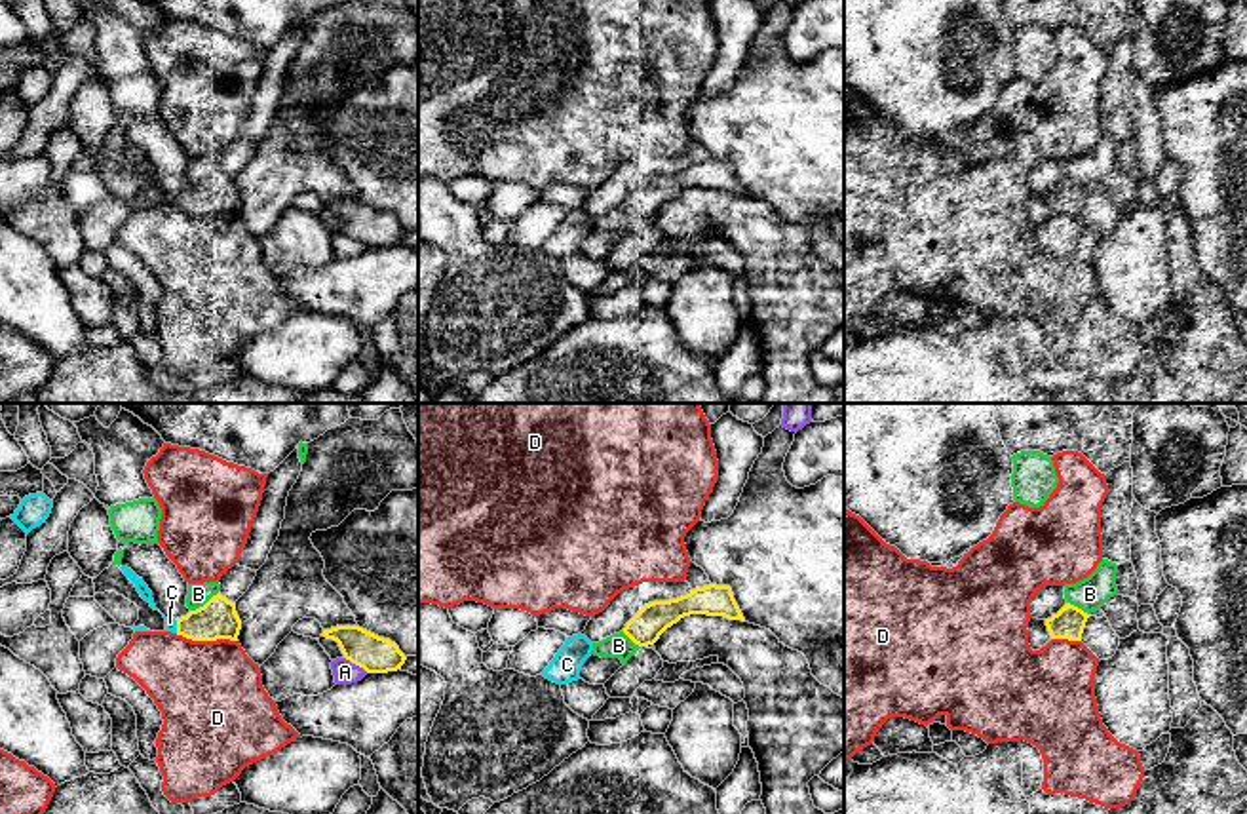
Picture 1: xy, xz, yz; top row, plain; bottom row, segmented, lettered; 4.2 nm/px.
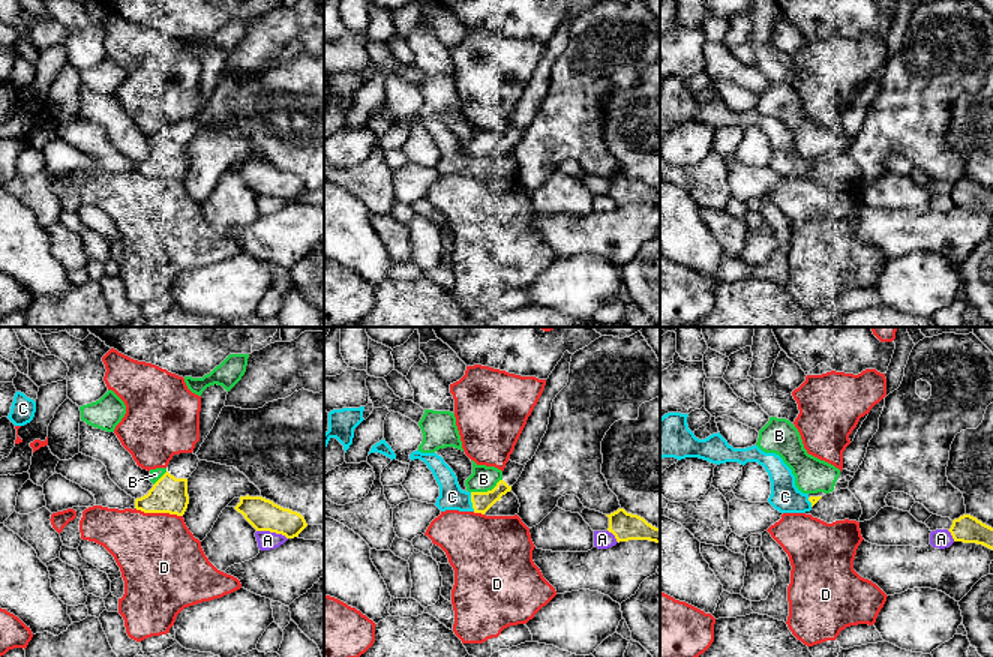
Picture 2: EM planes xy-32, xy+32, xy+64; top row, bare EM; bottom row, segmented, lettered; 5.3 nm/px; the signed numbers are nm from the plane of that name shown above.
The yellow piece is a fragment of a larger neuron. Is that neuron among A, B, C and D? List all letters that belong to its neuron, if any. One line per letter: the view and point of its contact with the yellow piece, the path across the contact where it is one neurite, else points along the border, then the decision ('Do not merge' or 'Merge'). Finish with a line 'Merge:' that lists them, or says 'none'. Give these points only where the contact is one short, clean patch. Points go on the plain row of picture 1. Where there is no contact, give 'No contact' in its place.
A: Touches yellow at xy (356, 238). Do not merge
B: Touches yellow at xy (206, 177). Do not merge
C: Touches yellow at xy (177, 200). Path across: xy (217, 193), (206, 198), (177, 200), (170, 196). Merge
D: Touches yellow at xy (206, 213). Do not merge
Merge: C

